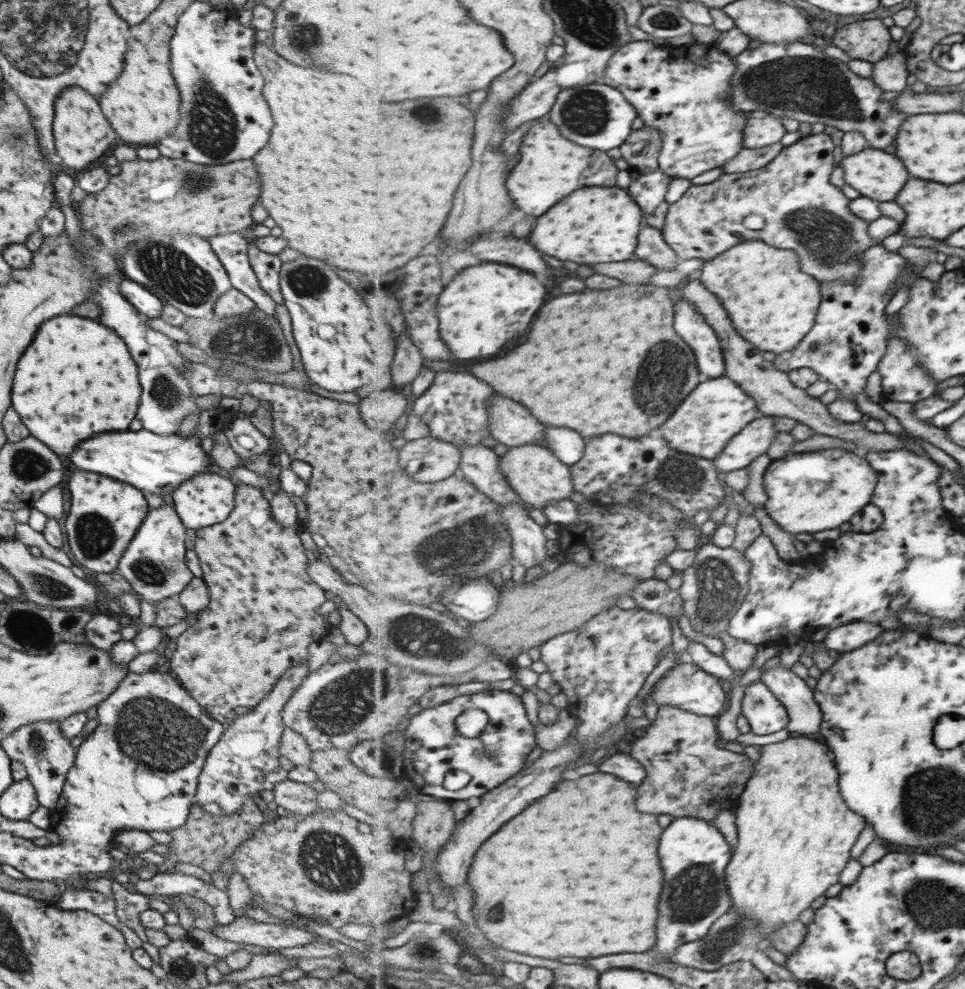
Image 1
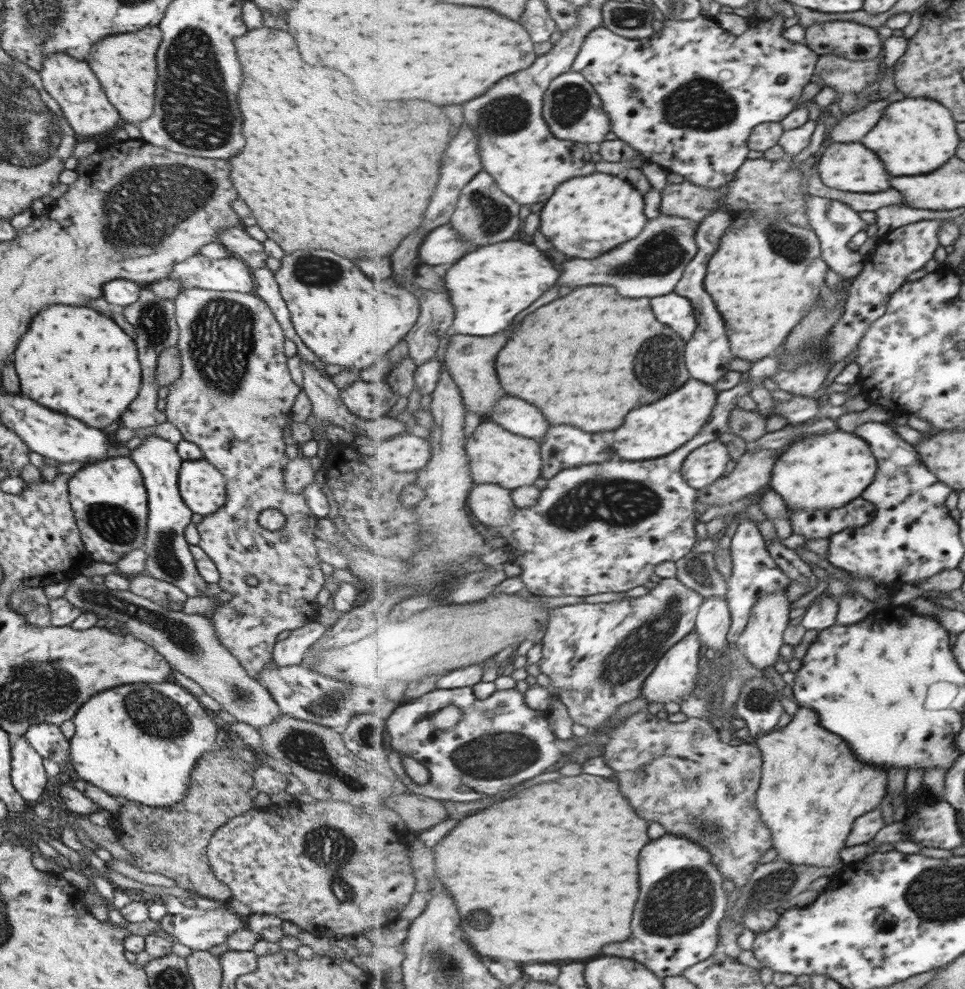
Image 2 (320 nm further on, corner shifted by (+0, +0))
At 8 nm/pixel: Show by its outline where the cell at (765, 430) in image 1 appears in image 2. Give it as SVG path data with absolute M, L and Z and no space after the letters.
M718 439L697 448L684 462L685 480L693 488L709 487L727 472L731 456L727 446Z

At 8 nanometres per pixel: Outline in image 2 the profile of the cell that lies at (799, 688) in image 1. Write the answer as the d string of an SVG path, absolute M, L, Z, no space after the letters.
M777 591L765 595L757 602L755 610L752 612L752 618L749 619L748 627L738 640L741 654L747 658L747 662L751 662L761 672L769 667L774 668L781 656L779 654L781 654L781 646L784 644L784 634L789 626L789 608L791 608L791 602L788 599L787 591Z

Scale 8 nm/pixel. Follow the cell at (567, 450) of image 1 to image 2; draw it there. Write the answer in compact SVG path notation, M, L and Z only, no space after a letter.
M505 396L501 404L496 404L490 418L511 432L537 440L541 440L551 426L537 406L515 396Z

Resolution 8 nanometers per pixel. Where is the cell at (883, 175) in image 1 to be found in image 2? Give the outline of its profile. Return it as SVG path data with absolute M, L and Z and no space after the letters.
M861 141L856 143L833 142L822 154L817 166L819 177L816 183L847 192L876 193L891 188L891 174L879 156L865 148Z

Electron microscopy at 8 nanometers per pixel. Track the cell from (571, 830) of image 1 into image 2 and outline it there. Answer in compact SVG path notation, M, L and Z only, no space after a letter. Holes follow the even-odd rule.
M585 773L585 774L581 774L581 776L573 776L573 778L561 778L561 780L555 780L555 782L545 782L545 784L539 784L539 786L533 786L533 788L527 788L527 790L521 790L521 792L519 792L519 794L515 794L515 796L513 796L513 798L509 798L509 800L503 800L503 802L497 802L497 804L493 804L493 806L487 806L487 808L483 808L483 810L479 810L479 812L475 812L475 814L471 814L471 816L467 816L467 818L465 818L465 820L461 820L461 822L459 822L459 821L458 821L458 823L457 823L457 824L456 824L456 826L455 826L455 827L453 827L453 828L452 828L452 829L451 829L451 830L450 830L450 831L449 831L449 832L448 832L448 834L447 834L447 835L446 835L446 836L445 836L445 840L443 840L443 839L441 839L441 840L440 840L440 841L439 841L439 842L438 842L438 843L437 843L437 844L436 844L436 845L435 845L435 846L433 846L433 855L434 855L434 856L435 856L435 879L438 879L438 880L440 880L440 882L442 882L442 884L444 884L444 886L445 886L445 887L446 887L446 888L448 888L448 892L450 892L450 895L451 895L451 896L452 896L452 897L453 897L453 900L455 900L455 903L456 903L456 905L457 905L457 908L458 908L458 911L459 911L459 912L461 912L461 914L460 914L460 915L461 915L461 916L462 916L462 917L463 917L463 916L465 916L465 920L469 920L469 922L470 922L470 923L474 923L474 924L469 924L469 926L465 926L465 934L467 934L467 936L466 936L466 937L467 937L467 940L468 940L468 942L469 942L469 944L471 944L471 945L472 945L472 947L473 947L473 948L474 948L474 949L476 949L476 951L477 951L477 952L478 952L478 954L479 954L479 955L483 955L483 956L488 956L488 957L490 957L490 958L493 958L493 960L509 960L509 964L529 964L529 962L557 962L557 960L597 960L597 956L601 956L601 952L603 952L603 946L607 946L607 944L611 944L611 942L625 942L625 940L629 940L629 938L631 938L631 934L633 934L633 932L631 932L631 920L633 920L633 908L635 908L635 902L637 902L637 898L639 898L639 854L641 854L641 850L643 850L643 844L649 844L649 834L647 834L647 828L649 828L649 822L647 822L647 820L645 820L645 818L641 818L641 816L637 816L637 812L635 812L635 810L633 810L633 808L631 808L631 804L629 804L629 802L627 802L627 798L625 798L625 796L623 796L623 794L621 794L621 792L619 792L619 790L620 790L620 788L619 788L619 786L620 786L620 784L619 784L619 783L618 783L618 782L617 782L617 781L616 781L616 780L615 780L615 782L613 782L613 779L611 779L611 778L607 778L607 777L602 777L602 776L595 776L595 775L592 775L592 774L587 774L587 773ZM490 916L493 916L493 928L487 928L487 927L488 927L488 924L485 924L485 923L484 923L484 922L485 922L485 921L486 921L486 919L488 919L488 921L489 921L489 922L490 922Z

